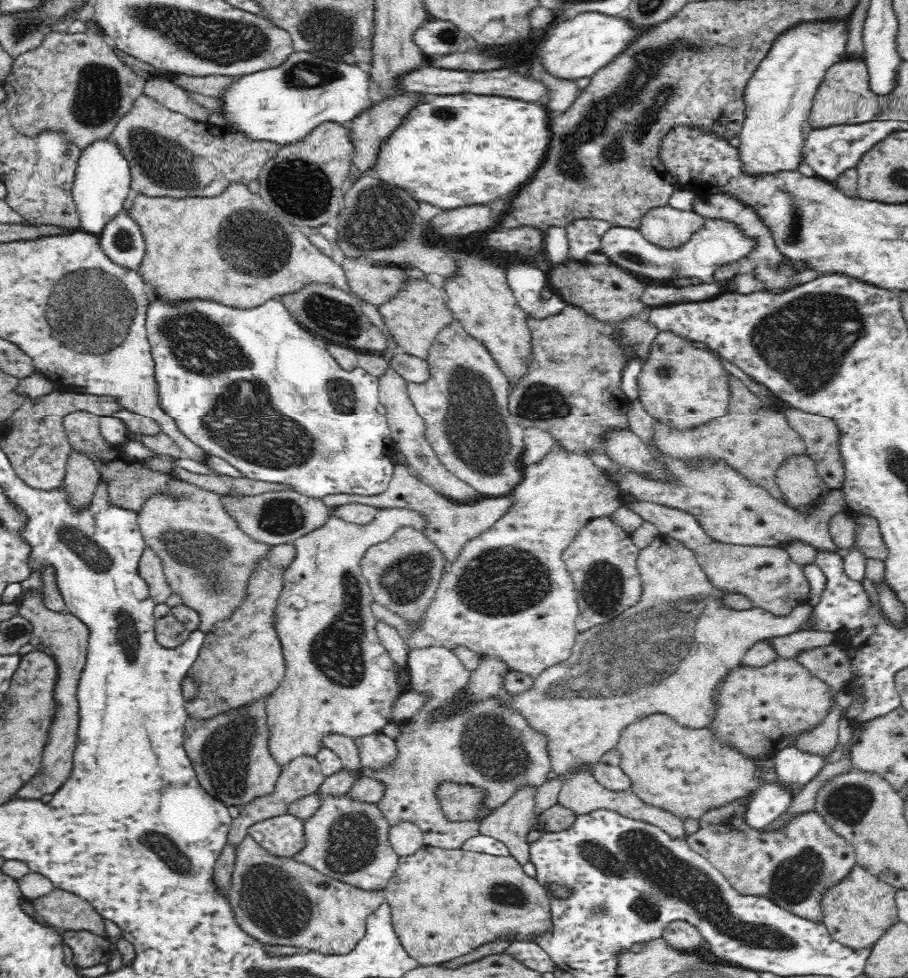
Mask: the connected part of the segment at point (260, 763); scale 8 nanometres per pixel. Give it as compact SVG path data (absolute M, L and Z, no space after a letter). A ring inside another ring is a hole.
M264 698L206 720L187 716L184 750L201 788L226 806L238 806L241 810L254 798L270 794L282 772L282 766L277 766L268 750L266 705L267 699Z

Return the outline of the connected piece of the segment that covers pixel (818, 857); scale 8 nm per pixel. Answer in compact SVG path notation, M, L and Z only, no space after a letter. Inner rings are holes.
M754 793L708 809L698 819L698 832L687 836L686 843L692 851L704 856L740 895L764 897L794 915L822 921L824 894L857 865L852 844L835 834L814 810L794 815L778 832L750 827L744 814Z

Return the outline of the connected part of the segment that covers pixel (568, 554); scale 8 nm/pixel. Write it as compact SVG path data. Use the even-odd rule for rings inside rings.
M608 516L594 518L572 539L563 552L562 559L572 577L579 601L579 615L576 617L575 628L579 633L590 630L593 626L608 622L616 615L636 604L643 594L642 579L637 569L637 558L640 549L630 539L630 533L610 520Z

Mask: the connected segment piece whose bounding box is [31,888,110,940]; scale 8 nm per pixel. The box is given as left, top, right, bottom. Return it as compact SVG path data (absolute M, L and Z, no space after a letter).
M53 888L47 896L42 896L31 904L39 916L44 918L44 922L57 930L87 930L110 940L100 913L76 894Z

